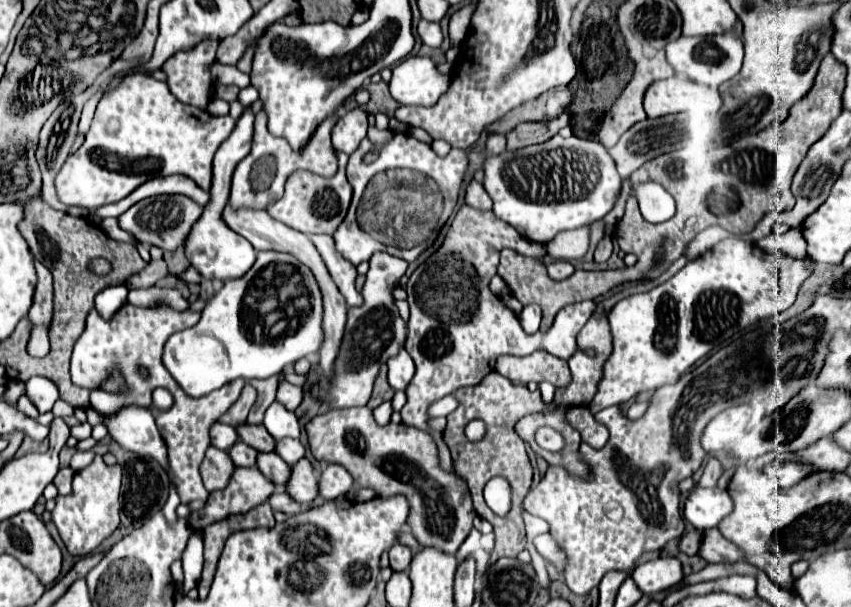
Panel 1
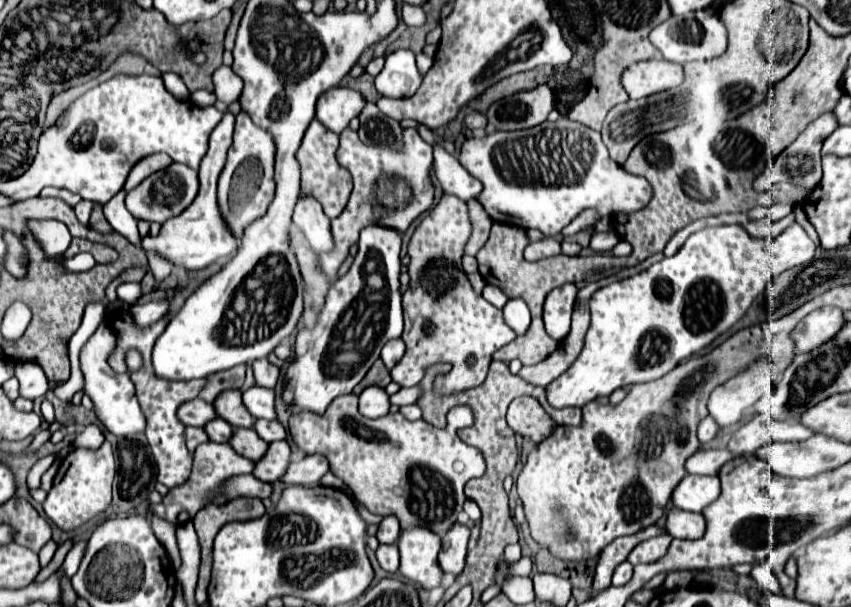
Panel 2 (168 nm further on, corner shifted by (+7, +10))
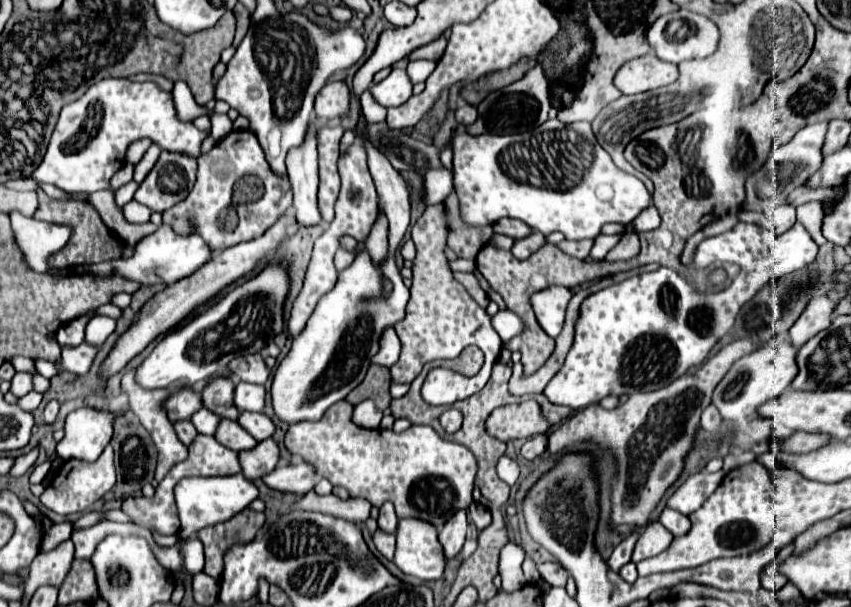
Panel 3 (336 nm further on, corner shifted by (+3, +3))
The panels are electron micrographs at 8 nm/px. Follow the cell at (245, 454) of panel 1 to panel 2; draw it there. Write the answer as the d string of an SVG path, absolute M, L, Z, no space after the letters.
M220 417L214 419L214 423L208 423L204 429L210 435L210 439L216 443L228 443L230 437L234 435L234 427L230 427L230 423L226 423Z

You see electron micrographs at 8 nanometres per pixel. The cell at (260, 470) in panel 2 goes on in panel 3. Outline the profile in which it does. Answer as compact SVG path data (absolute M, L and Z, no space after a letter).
M266 438L266 440L258 442L254 446L254 450L252 448L250 450L240 450L240 454L238 454L242 474L248 480L262 478L262 474L268 474L270 470L274 470L278 458L280 458L278 444L272 438Z

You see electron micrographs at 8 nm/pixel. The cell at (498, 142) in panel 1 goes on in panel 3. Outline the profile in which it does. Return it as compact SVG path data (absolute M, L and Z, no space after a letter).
M462 104L462 106L458 106L458 108L456 108L454 116L456 116L456 120L458 120L460 124L468 126L470 122L474 122L474 118L478 116L478 112L476 112L476 108L474 108L472 104Z

